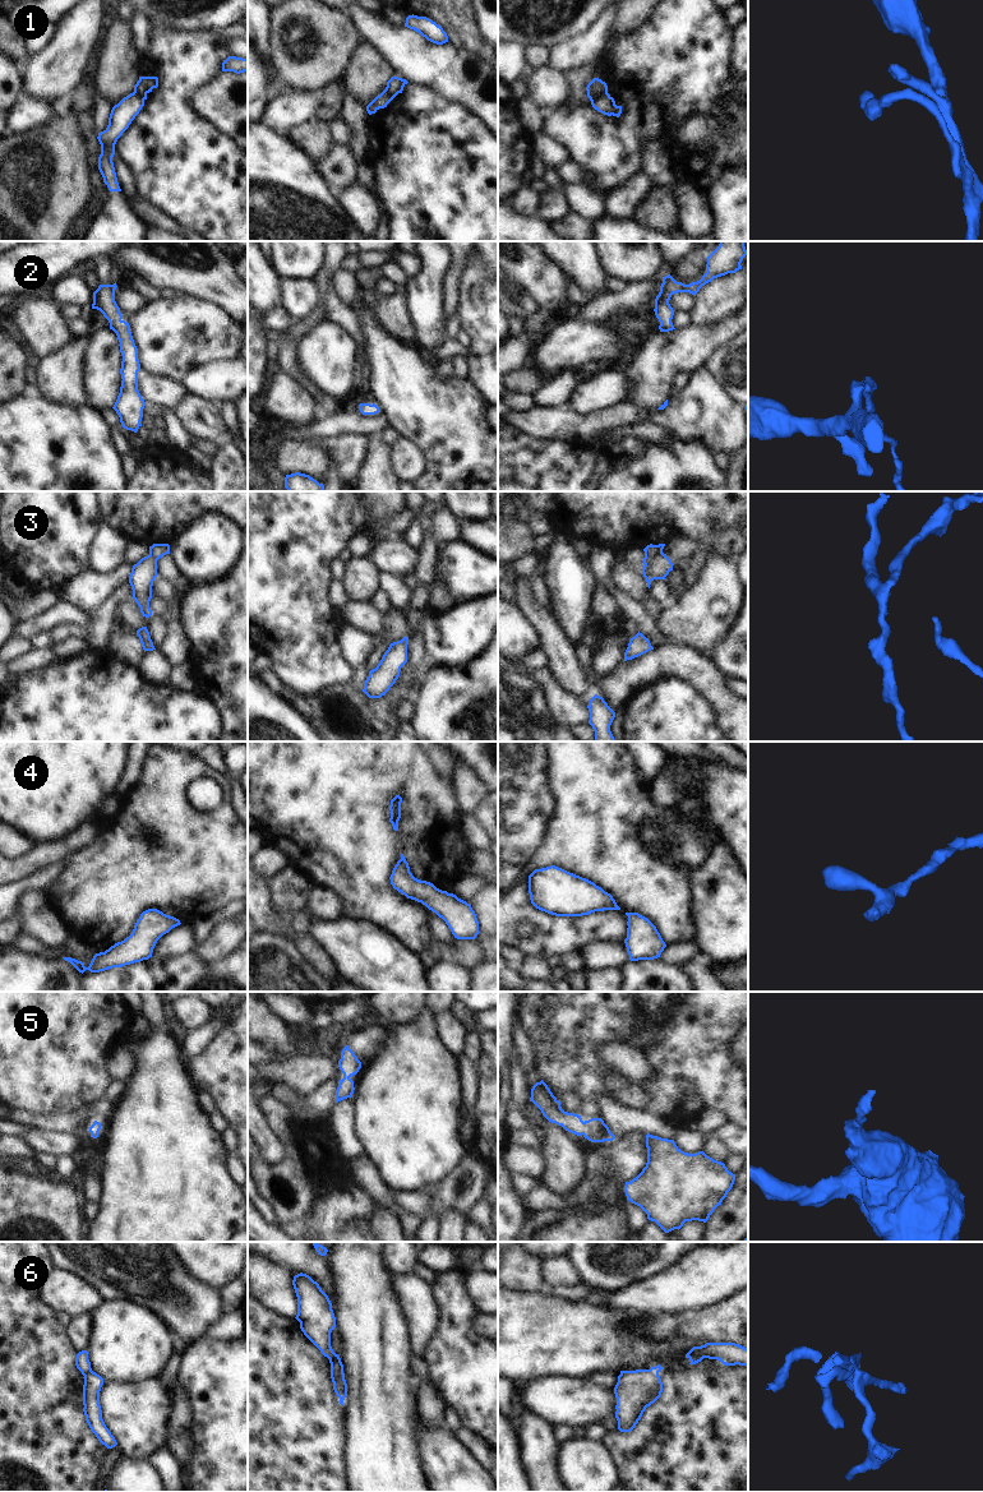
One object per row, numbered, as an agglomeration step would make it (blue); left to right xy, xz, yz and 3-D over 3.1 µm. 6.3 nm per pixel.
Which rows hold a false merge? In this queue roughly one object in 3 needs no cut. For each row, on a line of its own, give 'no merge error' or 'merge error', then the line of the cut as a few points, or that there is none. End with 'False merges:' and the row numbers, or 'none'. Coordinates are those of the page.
1: merge error; cut in yz along (607, 91), (591, 101)
2: no merge error; no cut
3: merge error; cut in yz along (661, 552), (645, 566)
4: no merge error; no cut
5: no merge error; no cut
6: merge error; cut in xz along (342, 1367), (333, 1384)
False merges: 1, 3, 6

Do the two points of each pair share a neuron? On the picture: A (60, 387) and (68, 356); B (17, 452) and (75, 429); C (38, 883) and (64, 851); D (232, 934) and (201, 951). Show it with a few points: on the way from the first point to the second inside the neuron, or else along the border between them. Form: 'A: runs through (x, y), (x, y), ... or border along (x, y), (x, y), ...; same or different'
A: runs through (60, 379), (68, 364); same
B: runs through (31, 452), (38, 452), (51, 439), (61, 439); same
C: border along (60, 860), (35, 871), (28, 877); different
D: runs through (225, 938), (208, 951); same

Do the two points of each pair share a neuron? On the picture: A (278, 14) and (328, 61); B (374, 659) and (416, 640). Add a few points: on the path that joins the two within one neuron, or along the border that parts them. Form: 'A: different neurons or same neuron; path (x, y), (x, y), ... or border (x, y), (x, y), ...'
A: same neuron; path (296, 15), (301, 21), (310, 23), (326, 44)
B: different neurons; border (412, 617), (407, 636)

